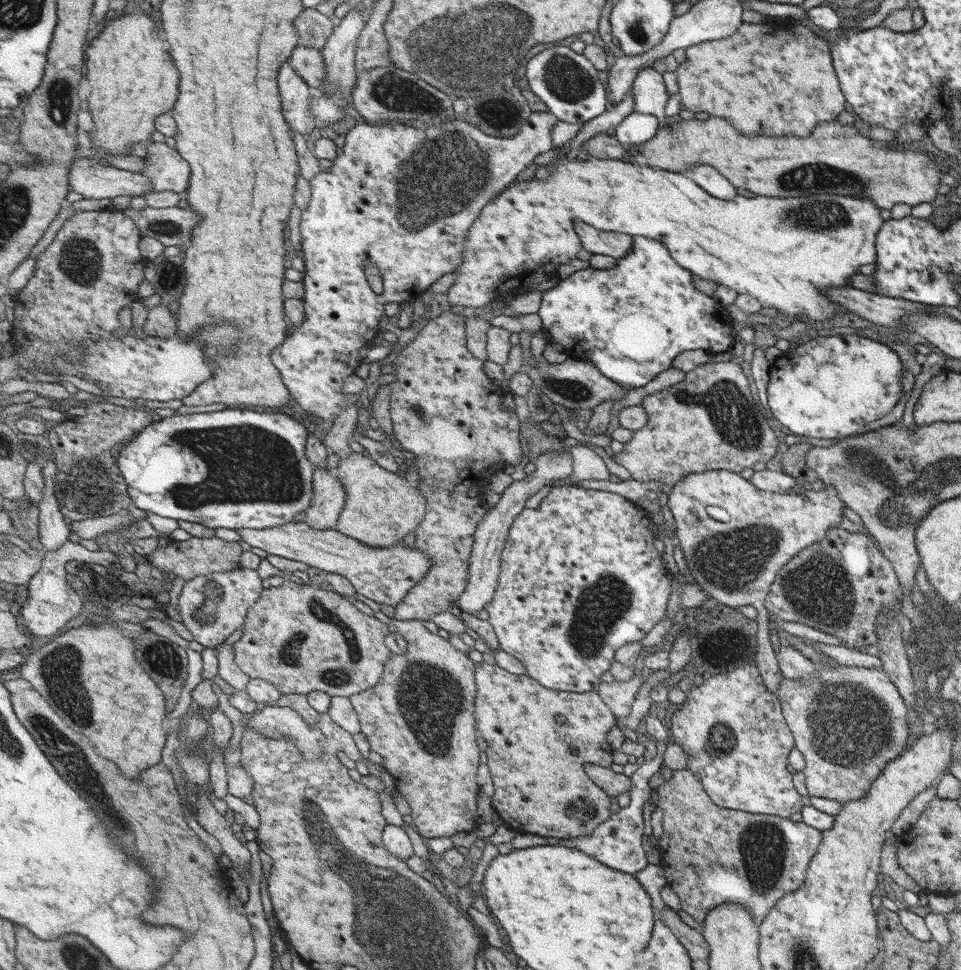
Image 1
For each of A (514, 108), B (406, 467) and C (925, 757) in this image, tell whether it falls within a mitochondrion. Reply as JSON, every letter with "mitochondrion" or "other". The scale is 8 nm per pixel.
{"A":"mitochondrion","B":"other","C":"other"}

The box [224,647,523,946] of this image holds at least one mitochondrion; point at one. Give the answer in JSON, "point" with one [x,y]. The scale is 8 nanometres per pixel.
{"point":[430,699]}

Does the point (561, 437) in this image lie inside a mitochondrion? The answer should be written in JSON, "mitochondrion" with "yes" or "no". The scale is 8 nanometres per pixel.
{"mitochondrion":"no"}

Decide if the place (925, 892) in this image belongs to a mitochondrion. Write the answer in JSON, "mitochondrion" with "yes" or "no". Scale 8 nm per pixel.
{"mitochondrion":"no"}

